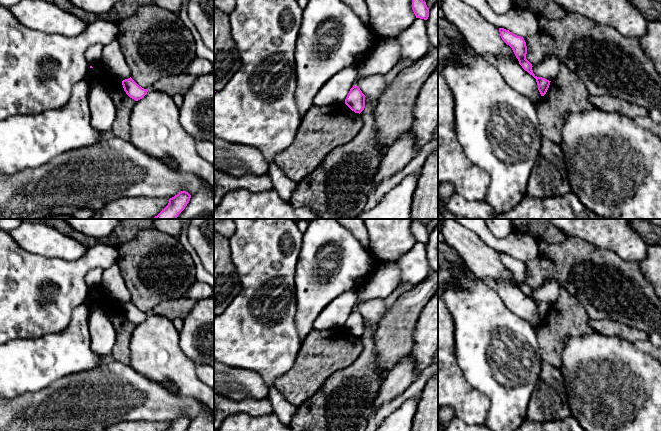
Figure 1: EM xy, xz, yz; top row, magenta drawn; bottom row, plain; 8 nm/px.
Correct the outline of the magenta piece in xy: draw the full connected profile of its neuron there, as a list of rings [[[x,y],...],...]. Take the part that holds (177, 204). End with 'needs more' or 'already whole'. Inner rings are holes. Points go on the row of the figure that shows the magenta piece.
[[[181,191],[169,199],[168,205],[153,219],[177,219],[178,215],[189,203],[191,195],[186,191]]]; already whole

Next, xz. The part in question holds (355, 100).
[[[353,86],[346,99],[345,104],[355,113],[361,113],[365,108],[365,95],[358,86]]]; already whole

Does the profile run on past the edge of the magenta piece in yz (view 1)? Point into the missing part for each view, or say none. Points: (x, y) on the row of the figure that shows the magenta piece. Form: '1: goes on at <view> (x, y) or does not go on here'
1: does not go on here

